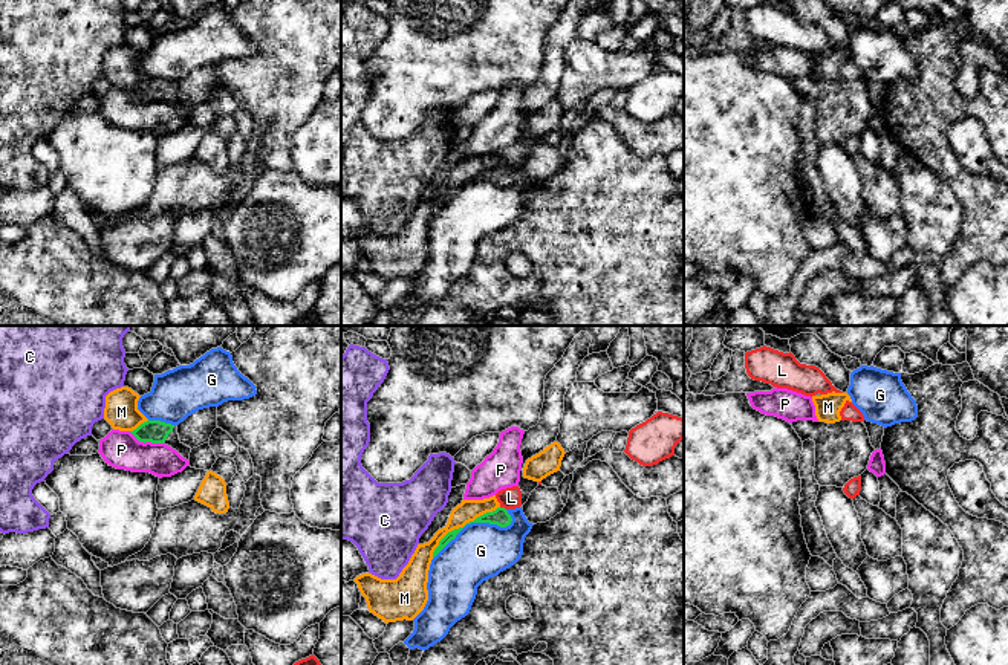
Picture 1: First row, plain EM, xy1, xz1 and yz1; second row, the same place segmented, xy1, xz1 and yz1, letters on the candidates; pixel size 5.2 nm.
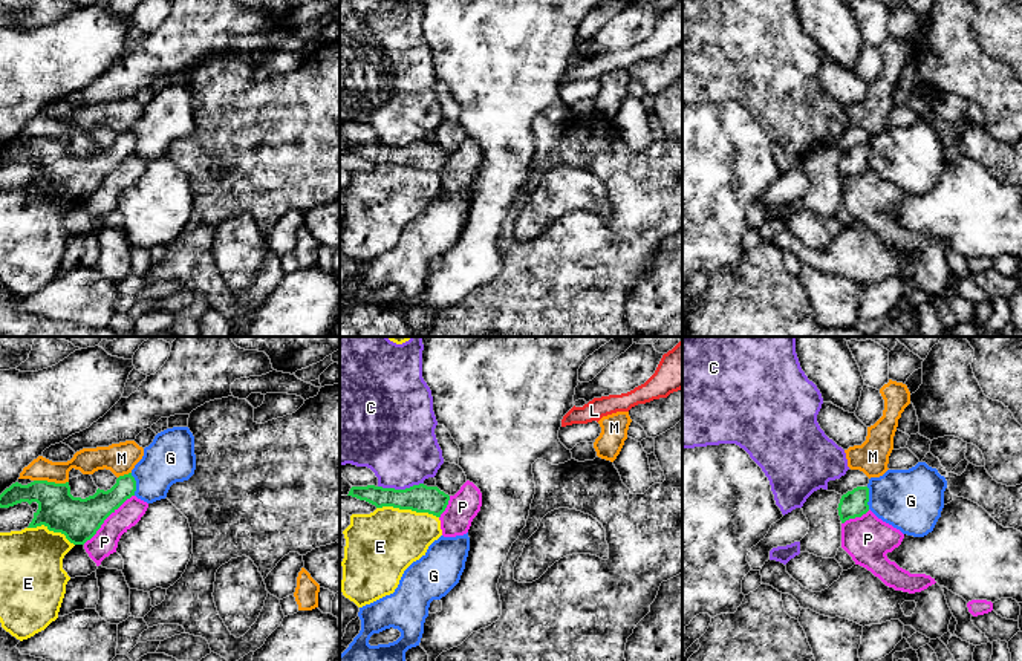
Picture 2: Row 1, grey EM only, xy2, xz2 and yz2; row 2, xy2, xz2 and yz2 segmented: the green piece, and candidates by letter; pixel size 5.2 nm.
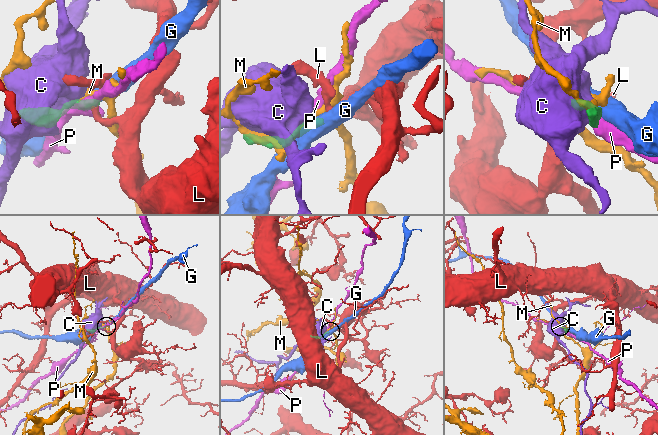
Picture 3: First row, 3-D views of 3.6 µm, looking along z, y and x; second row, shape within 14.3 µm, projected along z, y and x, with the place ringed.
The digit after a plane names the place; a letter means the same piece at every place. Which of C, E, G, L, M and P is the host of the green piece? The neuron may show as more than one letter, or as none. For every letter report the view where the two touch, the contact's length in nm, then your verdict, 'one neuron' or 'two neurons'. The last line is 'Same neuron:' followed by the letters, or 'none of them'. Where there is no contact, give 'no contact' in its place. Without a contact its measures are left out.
C: xz2 | 240 nm | two neurons
E: xz2 | 340 nm | two neurons
G: xz1 | 480 nm | two neurons
L: xz1 | 40 nm | two neurons
M: xz1 | 440 nm | two neurons
P: xy2 | 380 nm | two neurons
Same neuron: none of them

